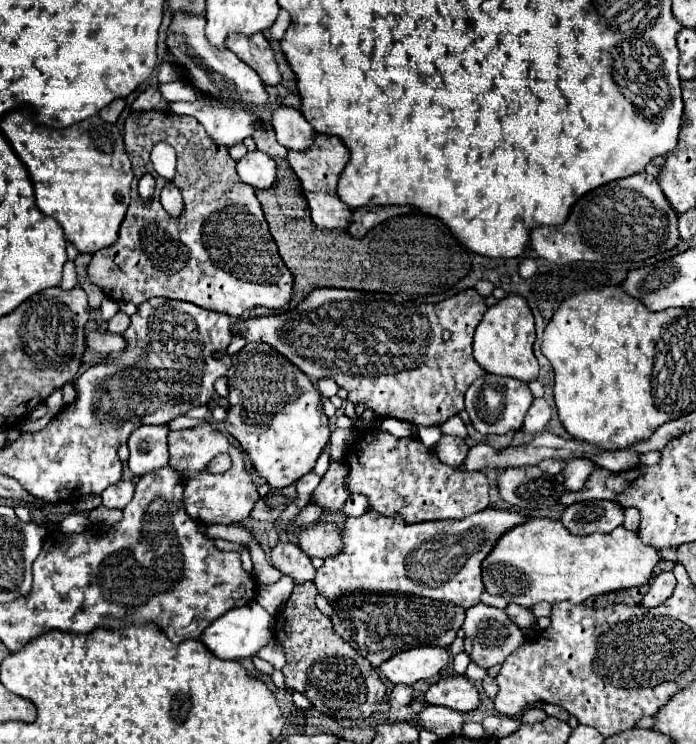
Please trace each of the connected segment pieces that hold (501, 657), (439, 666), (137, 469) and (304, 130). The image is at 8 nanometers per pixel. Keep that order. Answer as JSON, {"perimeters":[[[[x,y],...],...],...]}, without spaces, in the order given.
{"perimeters":[[[[479,603],[467,611],[463,631],[465,631],[465,637],[469,637],[473,641],[471,659],[483,669],[491,669],[493,665],[503,663],[525,641],[523,631],[515,623],[511,623],[511,619],[505,615],[503,609],[489,607],[485,603]]],[[[415,647],[393,655],[379,665],[379,671],[395,685],[413,685],[415,681],[429,679],[441,673],[451,663],[451,655],[441,647]]],[[[143,425],[129,437],[129,469],[139,479],[141,475],[165,467],[169,461],[167,453],[169,425]]],[[[277,107],[273,111],[273,129],[277,135],[277,141],[293,151],[305,151],[309,145],[313,145],[313,127],[309,121],[301,115],[301,111],[293,107]]]]}

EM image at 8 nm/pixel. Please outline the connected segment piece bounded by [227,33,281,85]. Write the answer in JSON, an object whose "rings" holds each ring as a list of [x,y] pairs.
{"rings":[[[229,33],[227,49],[231,49],[243,63],[249,63],[249,67],[255,69],[255,73],[259,73],[265,85],[281,83],[281,73],[277,69],[273,49],[269,41],[263,37],[263,33],[255,35]]]}

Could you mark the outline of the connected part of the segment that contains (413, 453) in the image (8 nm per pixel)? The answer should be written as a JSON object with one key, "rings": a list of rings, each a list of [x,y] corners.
{"rings":[[[367,429],[361,431],[361,437],[355,445],[347,451],[345,461],[349,465],[347,487],[351,493],[361,493],[369,499],[369,509],[379,511],[383,515],[403,515],[407,523],[419,521],[437,521],[437,519],[463,519],[481,509],[489,507],[489,483],[481,471],[461,471],[443,465],[433,449],[427,449],[419,439],[397,439],[391,433],[371,433]]]}

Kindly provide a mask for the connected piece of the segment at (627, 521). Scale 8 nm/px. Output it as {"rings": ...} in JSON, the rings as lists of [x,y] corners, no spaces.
{"rings":[[[625,509],[623,527],[629,531],[637,531],[637,527],[639,527],[639,511],[637,509]]]}

